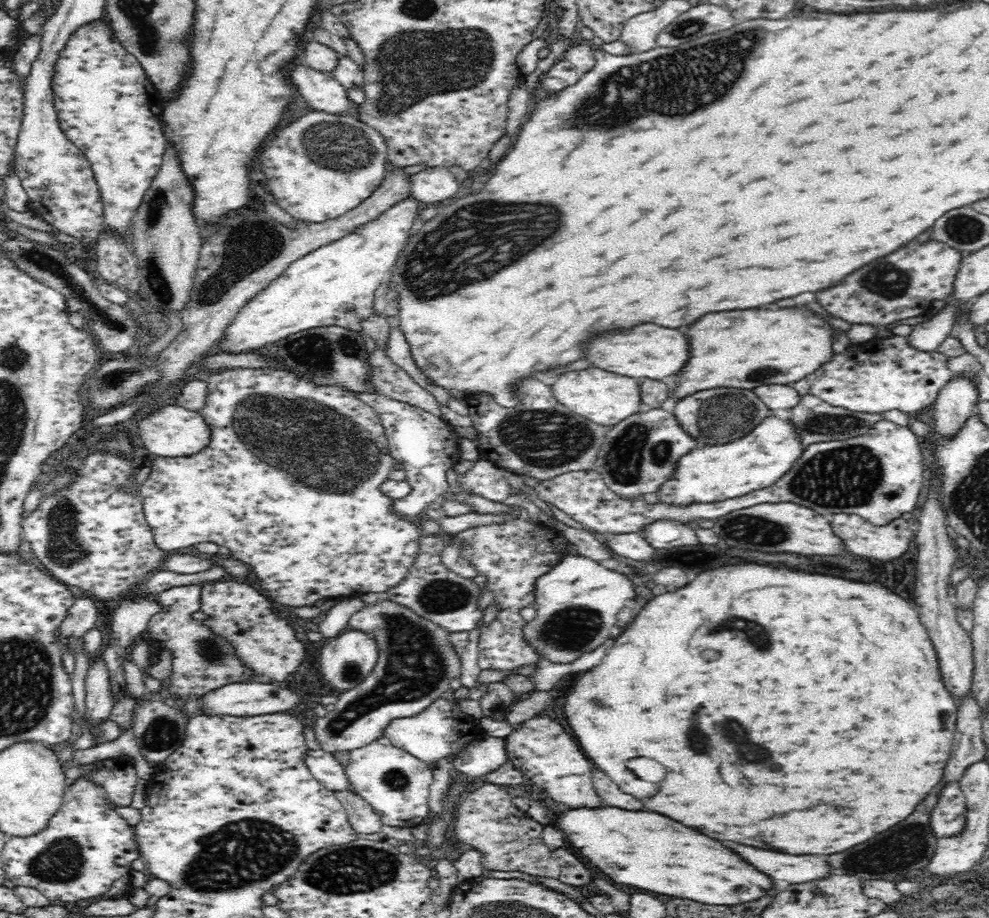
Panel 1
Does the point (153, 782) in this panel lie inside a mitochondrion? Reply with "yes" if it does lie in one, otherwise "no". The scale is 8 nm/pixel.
no

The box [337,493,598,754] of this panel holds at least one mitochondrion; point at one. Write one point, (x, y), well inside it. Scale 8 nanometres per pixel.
(441, 595)

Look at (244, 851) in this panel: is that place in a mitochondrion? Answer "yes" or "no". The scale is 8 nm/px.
yes

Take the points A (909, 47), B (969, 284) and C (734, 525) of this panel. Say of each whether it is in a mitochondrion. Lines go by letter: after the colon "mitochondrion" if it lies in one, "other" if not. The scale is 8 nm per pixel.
A: other
B: other
C: mitochondrion

